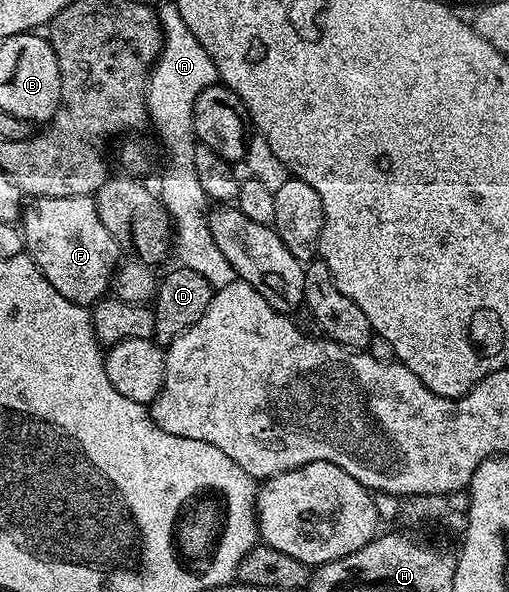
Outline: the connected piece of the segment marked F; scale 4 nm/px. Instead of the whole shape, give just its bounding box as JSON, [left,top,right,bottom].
[21,196,121,305]

